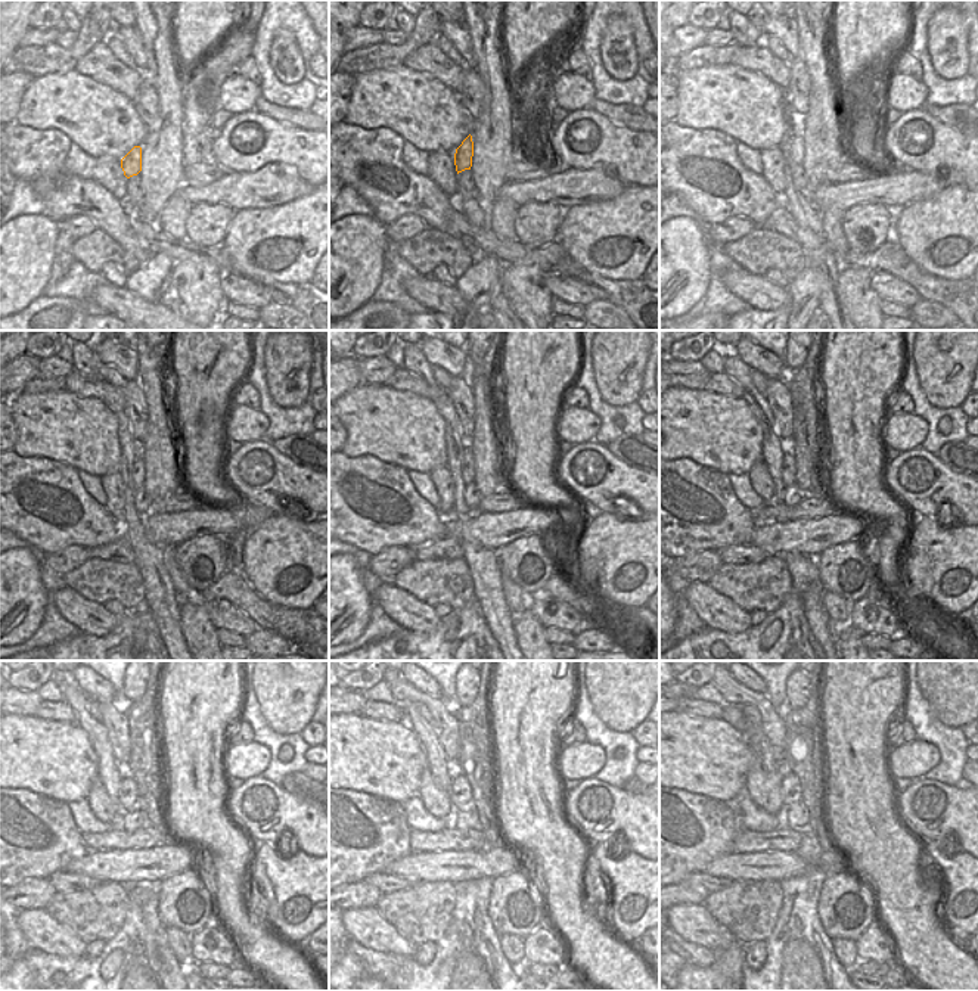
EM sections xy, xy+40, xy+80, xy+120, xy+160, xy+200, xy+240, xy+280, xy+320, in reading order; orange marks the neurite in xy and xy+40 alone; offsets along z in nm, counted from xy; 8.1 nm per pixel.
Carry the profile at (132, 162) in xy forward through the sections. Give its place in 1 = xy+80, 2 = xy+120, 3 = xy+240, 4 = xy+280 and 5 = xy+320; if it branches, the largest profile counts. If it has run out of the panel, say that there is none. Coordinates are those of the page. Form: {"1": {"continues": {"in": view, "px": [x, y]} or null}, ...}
{"1": {"continues": {"in": "xy+80", "px": [797, 149]}}, "2": {"continues": {"in": "xy+120", "px": [137, 471]}}, "3": {"continues": {"in": "xy+240", "px": [129, 789]}}, "4": {"continues": {"in": "xy+280", "px": [460, 794]}}, "5": {"continues": {"in": "xy+320", "px": [791, 791]}}}

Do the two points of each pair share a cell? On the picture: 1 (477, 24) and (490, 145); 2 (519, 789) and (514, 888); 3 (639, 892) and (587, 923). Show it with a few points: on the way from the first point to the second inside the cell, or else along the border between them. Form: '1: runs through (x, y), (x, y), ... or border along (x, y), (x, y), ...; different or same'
1: runs through (486, 53), (494, 77), (494, 115); same
2: border along (519, 869), (530, 879); different
3: border along (608, 918), (620, 935); different

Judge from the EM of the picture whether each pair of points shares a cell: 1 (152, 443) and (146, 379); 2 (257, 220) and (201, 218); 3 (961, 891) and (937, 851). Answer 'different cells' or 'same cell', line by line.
1: same cell
2: different cells
3: same cell

